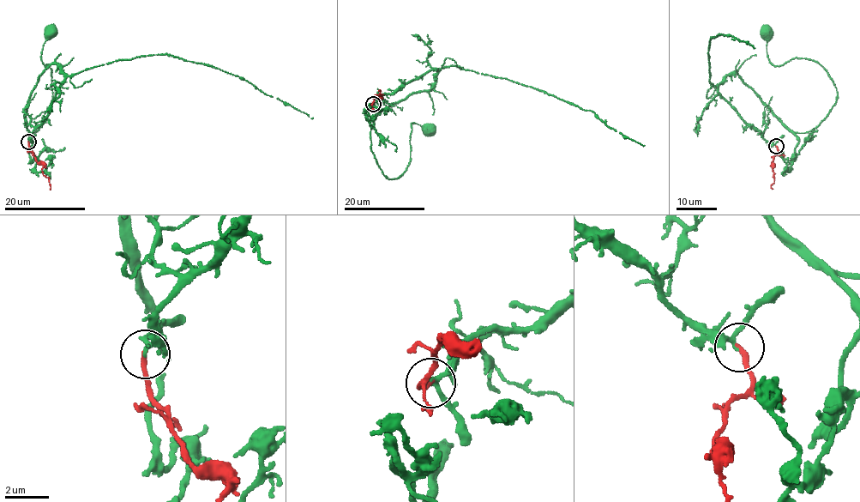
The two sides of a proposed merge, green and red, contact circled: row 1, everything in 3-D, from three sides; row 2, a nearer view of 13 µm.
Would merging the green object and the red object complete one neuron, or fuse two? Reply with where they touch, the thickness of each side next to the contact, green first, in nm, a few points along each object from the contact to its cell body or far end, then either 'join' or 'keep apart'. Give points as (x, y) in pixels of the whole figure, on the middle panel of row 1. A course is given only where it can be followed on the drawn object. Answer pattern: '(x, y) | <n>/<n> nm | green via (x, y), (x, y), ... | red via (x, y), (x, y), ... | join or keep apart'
(373, 104) | 170/240 nm | green via (373, 104), (385, 94), (389, 103), (370, 138), (389, 179), (409, 164), (412, 123), (428, 129) | red via (374, 104), (371, 104), (375, 95), (380, 95), (381, 90), (378, 91) | join

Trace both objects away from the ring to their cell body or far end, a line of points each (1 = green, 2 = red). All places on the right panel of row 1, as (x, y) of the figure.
1: (776, 147), (762, 136), (766, 105), (793, 132), (808, 132), (838, 92), (811, 59), (775, 66), (766, 33)
2: (776, 146), (778, 153), (772, 165), (774, 166), (774, 183), (771, 185), (772, 189)

